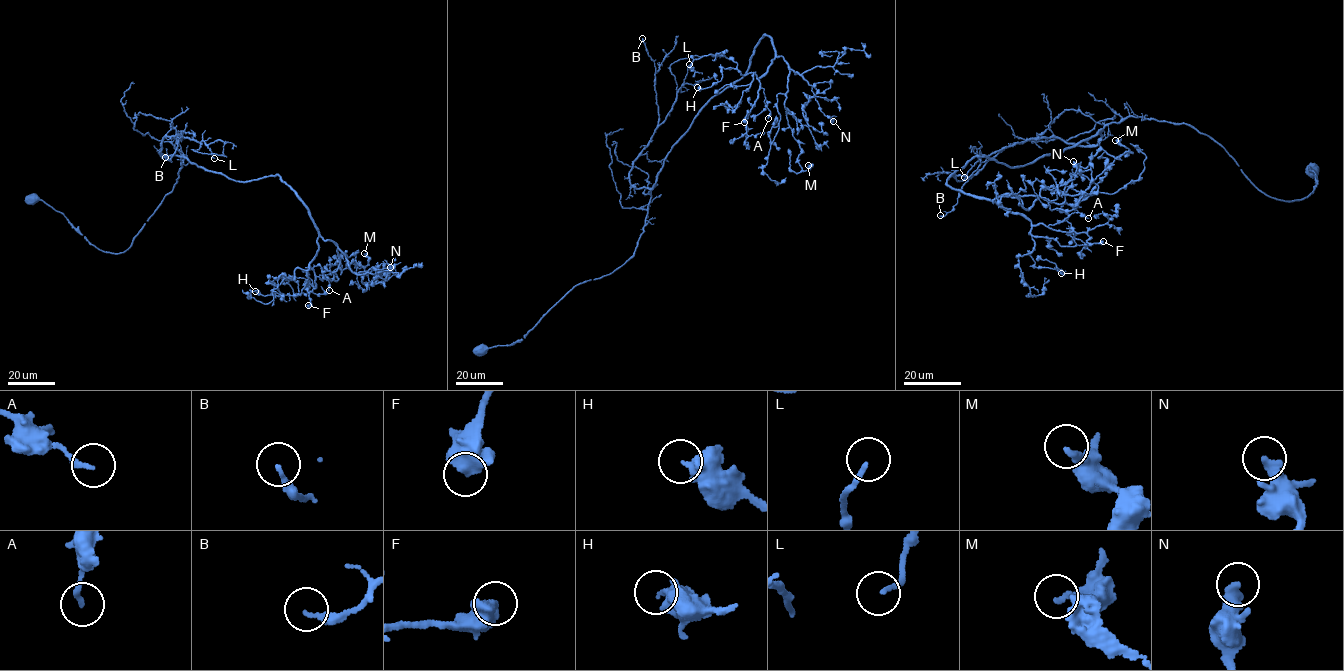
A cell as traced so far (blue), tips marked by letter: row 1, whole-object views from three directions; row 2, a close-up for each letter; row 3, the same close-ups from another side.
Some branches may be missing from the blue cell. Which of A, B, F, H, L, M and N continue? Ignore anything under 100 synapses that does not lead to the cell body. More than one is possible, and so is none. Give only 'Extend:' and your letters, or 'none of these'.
Extend: none of these

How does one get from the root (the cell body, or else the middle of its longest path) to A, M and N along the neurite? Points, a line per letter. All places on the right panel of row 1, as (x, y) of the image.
A: (1311, 169), (1309, 195), (1274, 198), (1207, 135), (1133, 116), (947, 181), (1033, 225), (1088, 218)
M: (1311, 169), (1274, 198), (1207, 135), (1133, 116), (947, 185), (1062, 203), (1115, 140)
N: (1311, 169), (1274, 198), (1207, 135), (1133, 116), (947, 185), (1028, 209), (1073, 161)

